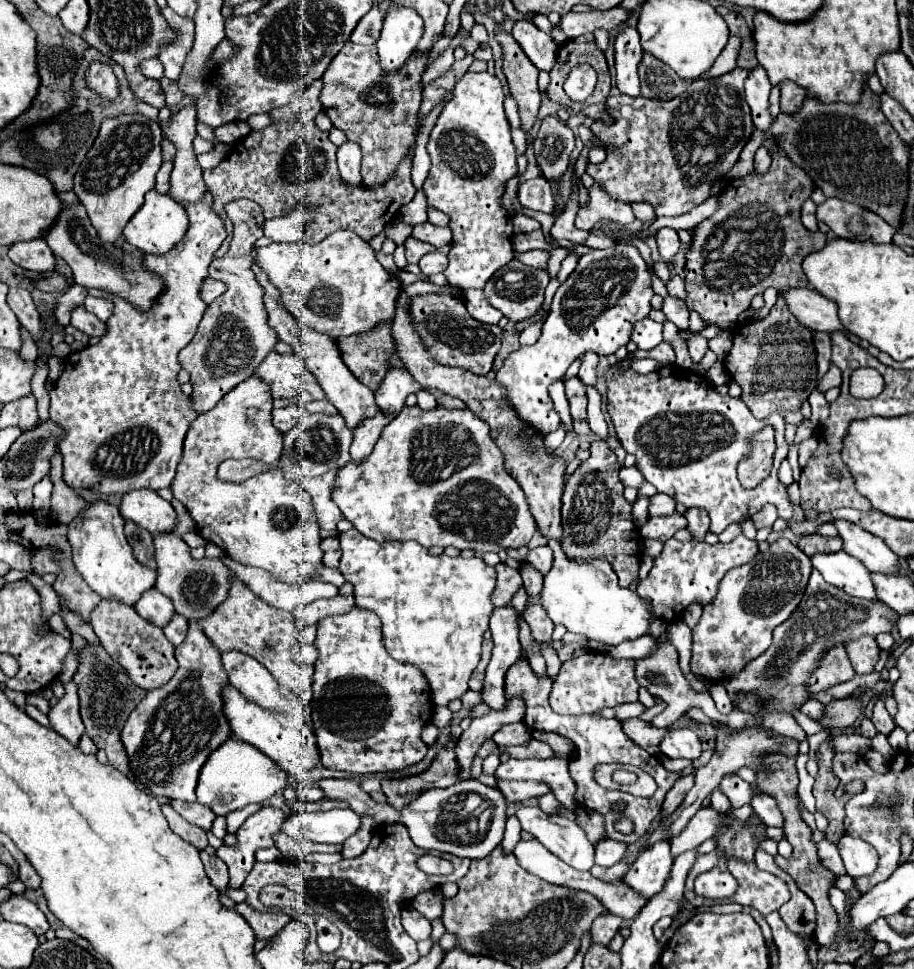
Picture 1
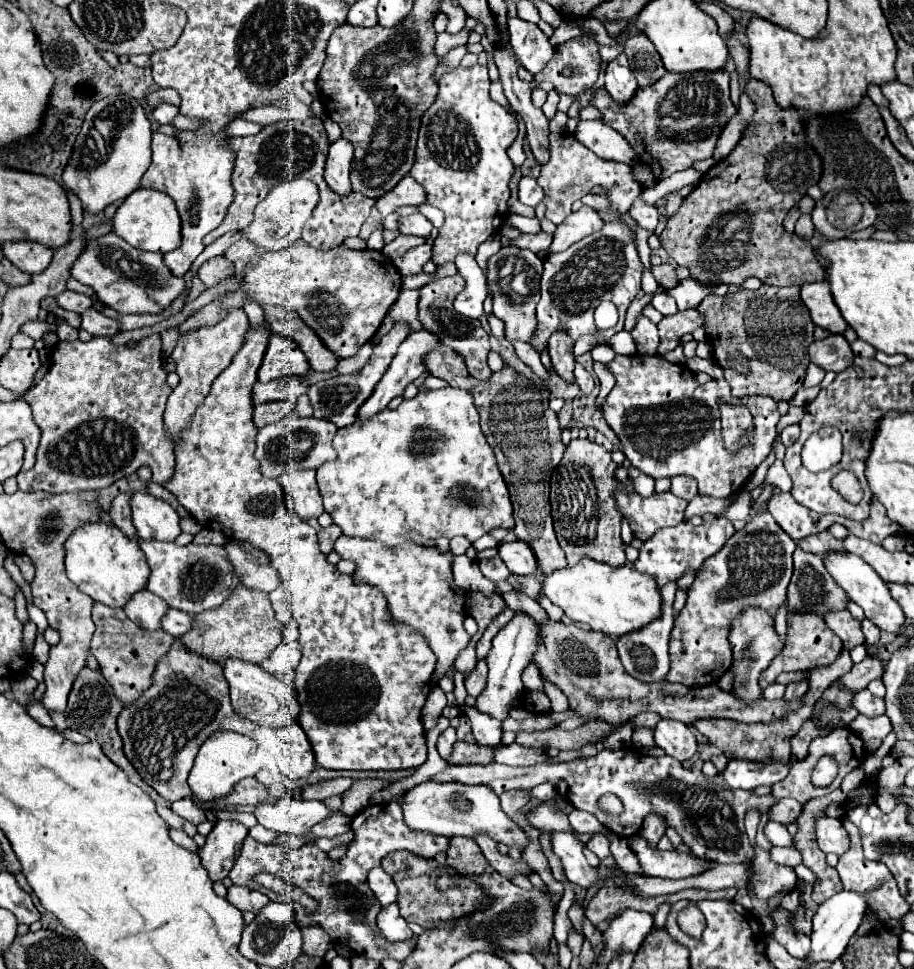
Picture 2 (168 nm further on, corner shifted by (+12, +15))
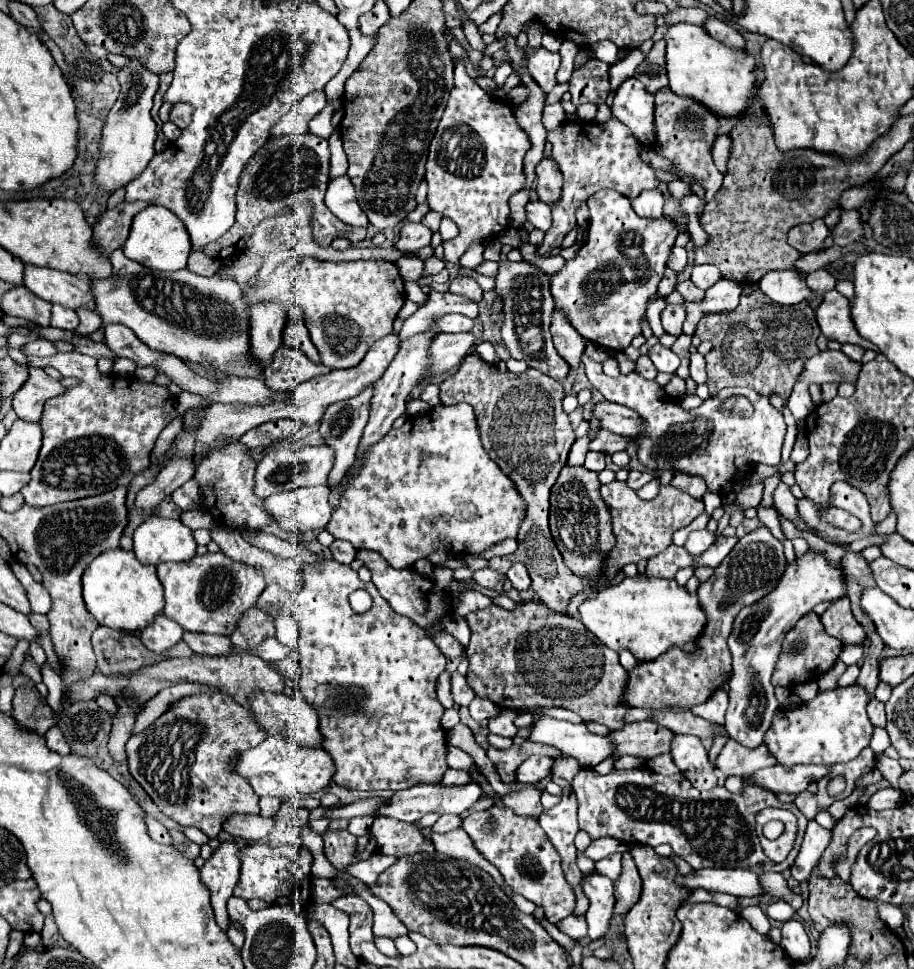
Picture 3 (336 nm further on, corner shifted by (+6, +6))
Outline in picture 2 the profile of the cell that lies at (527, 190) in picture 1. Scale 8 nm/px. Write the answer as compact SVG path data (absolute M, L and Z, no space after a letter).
M522 176L520 182L518 182L518 198L520 198L520 202L534 208L544 198L544 190L538 186L536 178Z

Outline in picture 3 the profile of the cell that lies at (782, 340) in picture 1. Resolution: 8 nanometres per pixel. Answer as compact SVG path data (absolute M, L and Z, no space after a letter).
M758 287L742 293L740 305L732 313L710 313L700 319L696 333L702 341L712 341L714 349L706 355L708 389L716 395L724 387L750 387L764 397L772 393L788 399L796 377L800 377L808 357L816 355L820 327L816 313L806 301L786 307L770 301Z

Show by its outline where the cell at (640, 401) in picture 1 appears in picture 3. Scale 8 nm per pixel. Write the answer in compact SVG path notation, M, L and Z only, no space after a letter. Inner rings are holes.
M582 353L582 363L586 369L586 377L594 389L598 389L606 401L618 403L630 409L636 409L640 417L646 421L644 437L636 439L638 459L646 467L662 473L664 469L676 471L682 469L692 475L700 475L706 479L710 491L720 493L724 485L730 481L744 479L754 467L752 465L778 465L780 449L786 435L786 423L778 409L770 405L770 401L758 395L752 389L722 389L718 395L706 399L698 409L684 411L676 399L658 397L662 387L656 381L648 381L638 373L608 377L602 373L602 365L588 355ZM732 395L744 395L750 399L754 413L750 417L742 415L726 415L720 405Z

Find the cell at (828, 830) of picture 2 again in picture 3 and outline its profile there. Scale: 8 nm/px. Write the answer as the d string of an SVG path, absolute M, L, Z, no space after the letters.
M814 819L808 823L806 835L804 835L804 841L802 841L802 849L800 849L796 863L792 867L792 877L796 881L809 879L812 867L816 867L816 861L820 859L820 853L830 843L830 837L832 837L832 833L824 827L820 827Z

